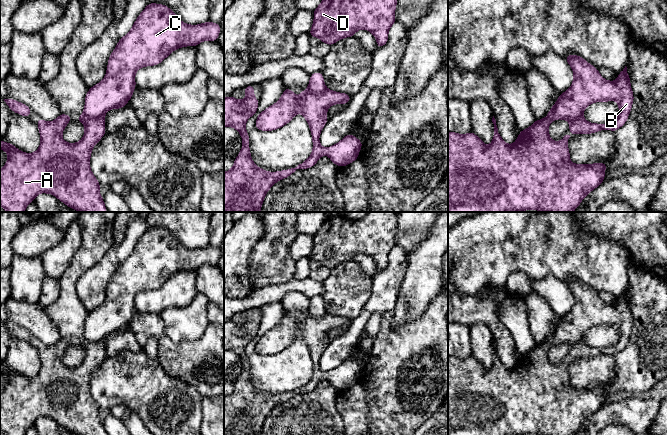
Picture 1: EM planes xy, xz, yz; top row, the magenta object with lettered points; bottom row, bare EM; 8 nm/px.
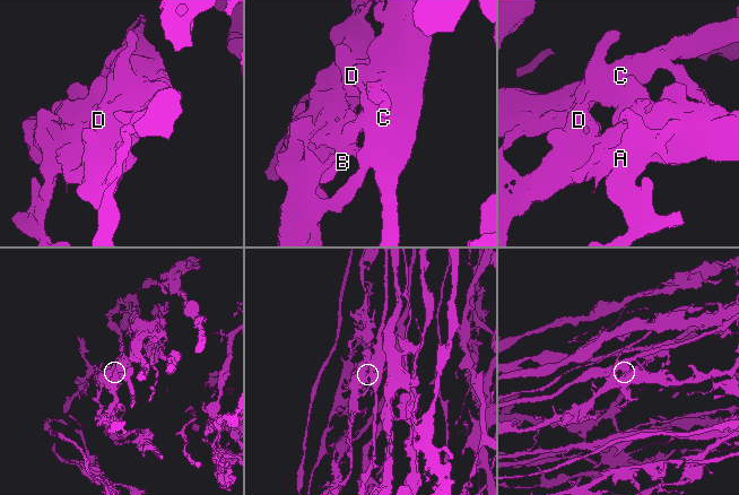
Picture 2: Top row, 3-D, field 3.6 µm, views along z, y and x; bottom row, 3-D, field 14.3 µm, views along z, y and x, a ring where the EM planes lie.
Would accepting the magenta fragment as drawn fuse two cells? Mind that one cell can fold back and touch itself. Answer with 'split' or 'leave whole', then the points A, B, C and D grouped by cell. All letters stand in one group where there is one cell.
split; groups A B D / C

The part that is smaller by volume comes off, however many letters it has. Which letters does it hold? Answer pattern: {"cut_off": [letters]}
{"cut_off": ["C"]}

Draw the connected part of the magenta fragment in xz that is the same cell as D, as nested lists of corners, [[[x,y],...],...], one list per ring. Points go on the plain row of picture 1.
[[[368,212],[357,220],[351,220],[345,215],[327,216],[313,236],[314,245],[309,259],[318,261],[323,267],[332,270],[340,263],[353,261],[359,253],[365,253],[374,259],[379,273],[388,266],[389,253],[396,246],[396,229],[395,212]]]

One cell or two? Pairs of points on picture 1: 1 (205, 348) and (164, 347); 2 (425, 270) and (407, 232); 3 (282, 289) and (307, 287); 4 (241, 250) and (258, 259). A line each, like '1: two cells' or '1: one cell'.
1: one cell
2: two cells
3: one cell
4: two cells

